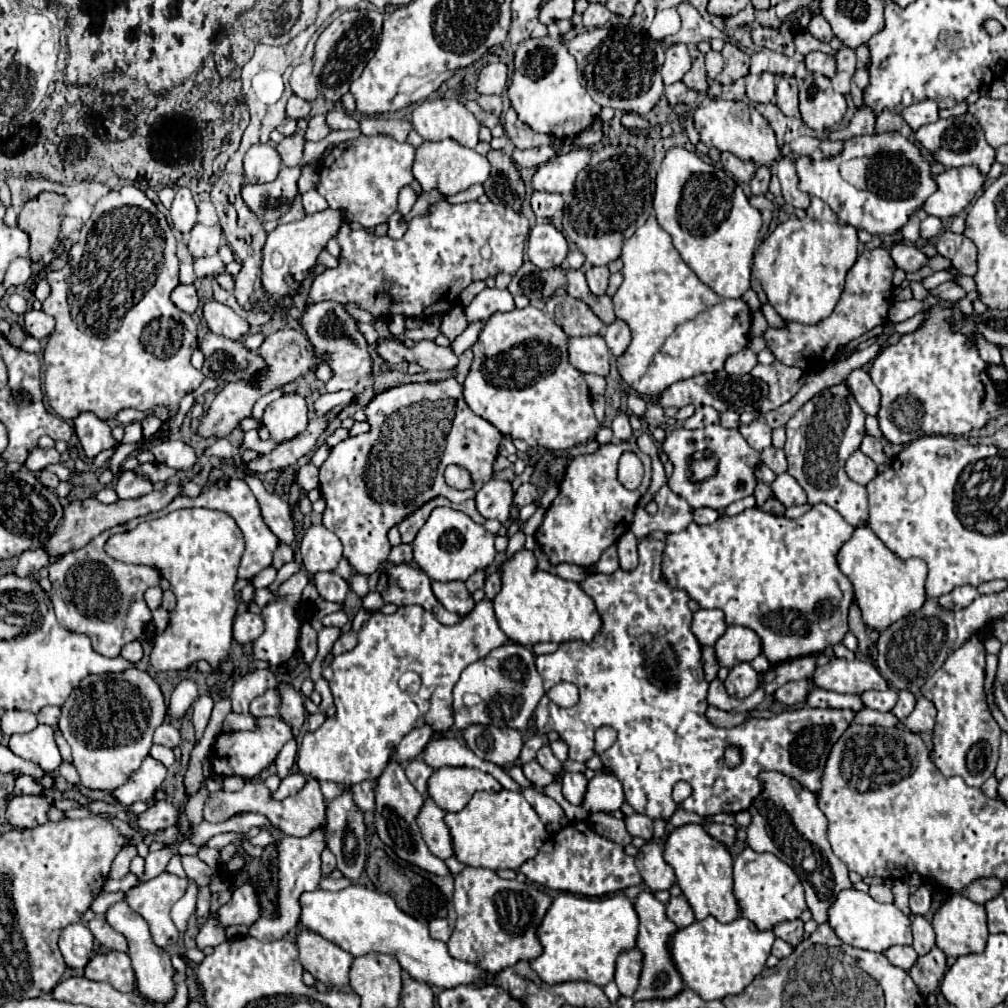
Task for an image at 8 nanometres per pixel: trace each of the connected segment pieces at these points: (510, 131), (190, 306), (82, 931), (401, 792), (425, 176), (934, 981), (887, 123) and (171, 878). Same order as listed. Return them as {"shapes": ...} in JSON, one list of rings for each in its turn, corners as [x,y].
{"shapes":[[[[512,107],[506,111],[504,131],[516,149],[532,149],[532,147],[550,144],[553,140],[551,135],[536,133],[526,123],[522,123]]],[[[178,285],[174,291],[172,291],[172,303],[182,309],[184,313],[194,313],[198,307],[200,307],[200,301],[198,301],[198,293],[196,293],[196,287],[194,285]]],[[[82,923],[68,925],[60,935],[60,951],[64,955],[64,961],[72,969],[84,969],[90,961],[90,953],[94,949],[94,935],[90,929]]],[[[392,759],[386,765],[384,773],[378,777],[378,785],[376,785],[376,811],[374,811],[376,833],[378,833],[380,841],[390,851],[396,853],[398,859],[402,859],[406,863],[412,863],[418,869],[440,875],[440,877],[454,877],[452,871],[446,867],[446,863],[430,853],[430,849],[426,847],[426,843],[422,839],[422,833],[418,831],[416,819],[418,819],[418,811],[422,809],[422,803],[424,803],[424,797],[410,785],[410,781],[404,775],[402,765],[396,759]]],[[[444,139],[444,141],[424,141],[416,149],[416,159],[414,159],[414,179],[422,185],[422,189],[428,193],[432,189],[438,189],[444,197],[456,195],[460,191],[466,191],[468,187],[476,183],[484,183],[490,175],[490,163],[484,155],[478,155],[474,149],[468,149],[460,145],[454,139]]],[[[934,947],[928,955],[920,957],[910,969],[910,977],[914,979],[916,987],[924,997],[938,991],[944,973],[946,973],[946,955],[938,947]]],[[[882,111],[876,119],[876,133],[882,133],[882,131],[898,131],[902,127],[904,119],[902,115],[898,113],[892,113],[892,111]]],[[[164,871],[162,875],[150,879],[150,881],[146,881],[146,883],[140,883],[138,887],[130,889],[130,891],[124,895],[124,899],[128,901],[128,905],[146,919],[154,943],[156,943],[158,947],[162,947],[162,949],[174,945],[174,943],[178,941],[178,937],[180,937],[176,925],[174,925],[172,919],[170,919],[170,909],[172,909],[172,905],[186,893],[189,883],[190,881],[187,877],[178,877]]]]}

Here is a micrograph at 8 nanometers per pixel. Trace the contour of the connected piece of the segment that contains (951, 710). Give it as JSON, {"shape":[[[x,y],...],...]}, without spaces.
{"shape":[[[972,635],[962,647],[952,651],[946,663],[922,685],[920,693],[938,709],[936,727],[932,731],[932,759],[944,777],[960,775],[968,785],[980,787],[994,775],[998,763],[1000,727],[992,719],[986,705],[986,647]]]}

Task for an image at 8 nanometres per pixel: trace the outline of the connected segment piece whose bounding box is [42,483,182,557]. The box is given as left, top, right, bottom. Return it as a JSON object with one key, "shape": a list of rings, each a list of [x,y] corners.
{"shape":[[[168,483],[162,491],[152,491],[144,497],[140,497],[140,499],[134,499],[134,501],[116,501],[112,505],[104,505],[104,503],[92,501],[92,499],[88,499],[88,501],[78,501],[76,499],[64,509],[62,523],[58,525],[56,533],[42,543],[42,547],[46,547],[46,551],[50,551],[50,557],[60,557],[64,553],[76,551],[76,549],[84,547],[90,539],[94,539],[96,535],[100,535],[102,531],[106,531],[114,525],[120,525],[120,523],[126,523],[126,521],[136,519],[140,515],[148,515],[148,513],[164,509],[178,495],[182,495],[182,485],[180,483]]]}

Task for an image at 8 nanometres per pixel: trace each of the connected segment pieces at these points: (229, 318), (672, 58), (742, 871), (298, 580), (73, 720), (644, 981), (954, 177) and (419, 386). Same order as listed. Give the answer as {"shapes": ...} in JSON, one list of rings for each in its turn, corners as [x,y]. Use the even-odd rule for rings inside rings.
{"shapes":[[[[210,301],[202,309],[204,309],[204,319],[206,319],[208,329],[214,331],[216,335],[228,337],[232,341],[242,341],[248,335],[246,319],[234,313],[230,307]]],[[[684,43],[672,45],[666,51],[666,61],[662,67],[664,85],[672,85],[672,83],[680,81],[688,71],[690,71],[690,55],[688,55],[686,45]]],[[[748,845],[734,861],[734,895],[742,917],[748,917],[760,931],[772,931],[778,923],[794,921],[806,909],[804,889],[792,867],[772,853],[756,853]]],[[[300,569],[296,575],[292,575],[288,581],[284,581],[278,589],[276,589],[276,599],[270,601],[264,609],[262,609],[262,619],[266,623],[266,631],[254,641],[252,645],[252,655],[254,659],[266,661],[272,667],[278,667],[282,663],[288,663],[292,659],[292,655],[296,653],[298,647],[298,633],[300,633],[300,621],[296,617],[296,605],[300,601],[302,589],[308,585],[308,573],[304,569]]],[[[136,667],[112,675],[88,675],[62,705],[58,727],[72,747],[74,767],[80,773],[80,783],[88,789],[112,791],[128,781],[142,765],[150,747],[152,735],[166,717],[166,703],[158,683]]],[[[640,893],[634,909],[640,919],[640,931],[636,939],[636,949],[642,953],[642,973],[640,973],[640,985],[636,993],[632,995],[634,1001],[646,1001],[646,999],[672,999],[674,995],[682,993],[686,989],[684,979],[672,959],[670,953],[670,939],[678,931],[678,927],[666,919],[664,903],[652,897],[652,893]]],[[[958,167],[946,169],[942,175],[936,177],[938,191],[932,193],[924,207],[928,215],[948,219],[962,213],[970,201],[982,191],[986,183],[986,175],[978,171],[978,167]]],[[[454,377],[424,383],[402,383],[380,391],[364,407],[364,415],[370,431],[348,437],[330,449],[328,459],[320,467],[320,493],[326,501],[322,525],[338,535],[344,545],[344,557],[348,559],[354,573],[368,577],[388,561],[390,543],[386,535],[394,525],[402,523],[406,515],[412,515],[418,507],[438,495],[450,499],[452,503],[474,499],[482,485],[492,479],[492,463],[498,455],[502,435],[494,425],[470,411],[470,407],[464,403],[462,387]],[[452,463],[470,471],[474,479],[472,489],[458,491],[444,483],[444,469]]]]}

